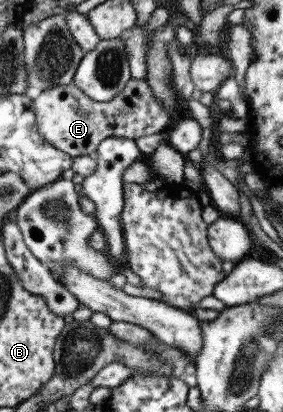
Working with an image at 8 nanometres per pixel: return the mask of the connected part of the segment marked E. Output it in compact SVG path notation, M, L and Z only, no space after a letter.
M146 78L143 80L131 79L126 84L126 87L122 89L122 92L119 92L112 100L106 102L93 101L81 88L74 86L73 83L69 83L65 86L43 90L34 97L33 103L39 131L53 147L63 150L72 158L97 152L98 145L106 138L122 137L135 139L141 136L150 136L167 129L173 122L169 112L154 96Z

